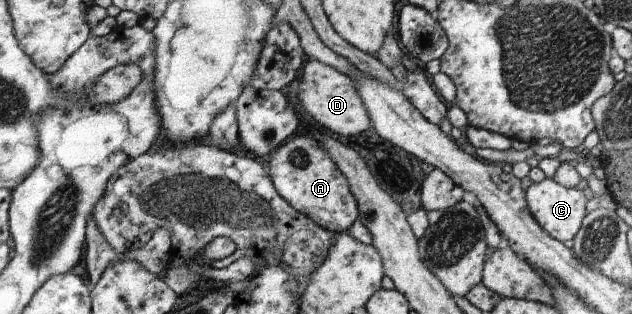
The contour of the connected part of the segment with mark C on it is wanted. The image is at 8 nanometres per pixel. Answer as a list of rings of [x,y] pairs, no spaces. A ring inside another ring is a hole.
[[[545,178],[541,182],[529,186],[526,191],[526,199],[529,201],[530,211],[535,220],[555,239],[570,243],[577,232],[581,230],[587,198],[583,191],[577,190],[577,187],[567,188],[555,179]]]

